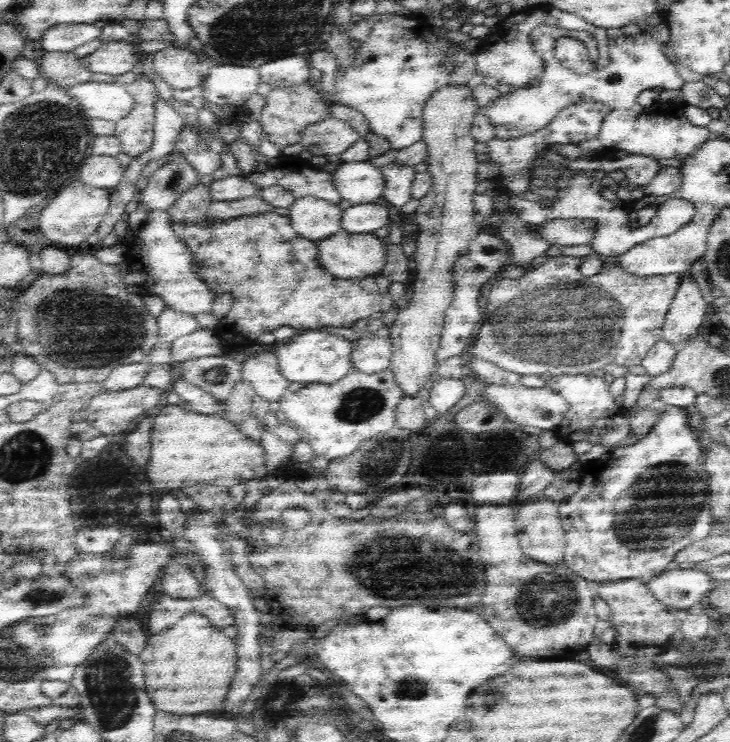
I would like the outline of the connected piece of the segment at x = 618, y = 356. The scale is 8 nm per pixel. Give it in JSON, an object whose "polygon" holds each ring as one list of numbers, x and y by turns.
{"polygon":[[559,255,555,257,549,257,547,261,544,261,542,265,533,267,522,277,514,280,500,280,498,284,492,286,490,290,490,296,488,296,488,306,484,312,486,320,482,320,476,332,477,341,473,344,474,356,491,362,496,366,503,368,508,372,515,372,522,376,542,376,542,374,548,374,548,376,558,375,592,375,596,370,602,370,606,368,608,364,614,364,616,366,636,366,641,364,644,360,648,350,661,340,662,325,665,321,665,316,672,307,674,300,680,288,681,275,666,275,666,276,646,276,646,278,636,278,626,274,616,263,612,257,598,256,602,261,602,267,597,274,587,277,580,273,580,265,586,260,585,257,571,257,567,255]]}

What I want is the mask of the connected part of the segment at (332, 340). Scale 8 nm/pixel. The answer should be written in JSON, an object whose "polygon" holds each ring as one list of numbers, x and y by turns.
{"polygon":[[319,330,295,334,285,342,274,346,282,376,289,383,334,384,348,376,354,369,354,341]]}

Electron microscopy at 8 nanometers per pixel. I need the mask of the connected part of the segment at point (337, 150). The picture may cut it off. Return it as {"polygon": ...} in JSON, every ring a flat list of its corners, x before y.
{"polygon":[[330,116,306,128,302,146,312,155,326,157,334,154,340,157,356,144,359,138,348,122]]}

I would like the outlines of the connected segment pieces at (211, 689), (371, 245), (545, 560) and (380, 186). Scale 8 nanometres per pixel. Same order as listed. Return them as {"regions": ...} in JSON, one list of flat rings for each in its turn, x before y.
{"regions":[[[196,612,182,616,176,624,146,640,146,650,140,654,146,666,146,690,156,710,176,714,204,714,220,708,238,672,236,642,215,628,208,617]],[[340,230,336,232,336,235,332,235,318,244,320,265,338,279,362,279,370,275,378,276,388,260,386,244,386,239,380,239,374,234,349,234]],[[530,498,520,505,521,511,515,515,515,529,521,553,544,566,563,566,566,539,559,519,558,504,547,499]],[[369,160,341,162,335,171,335,184,342,199,354,206,375,203,387,188,385,174]]]}

